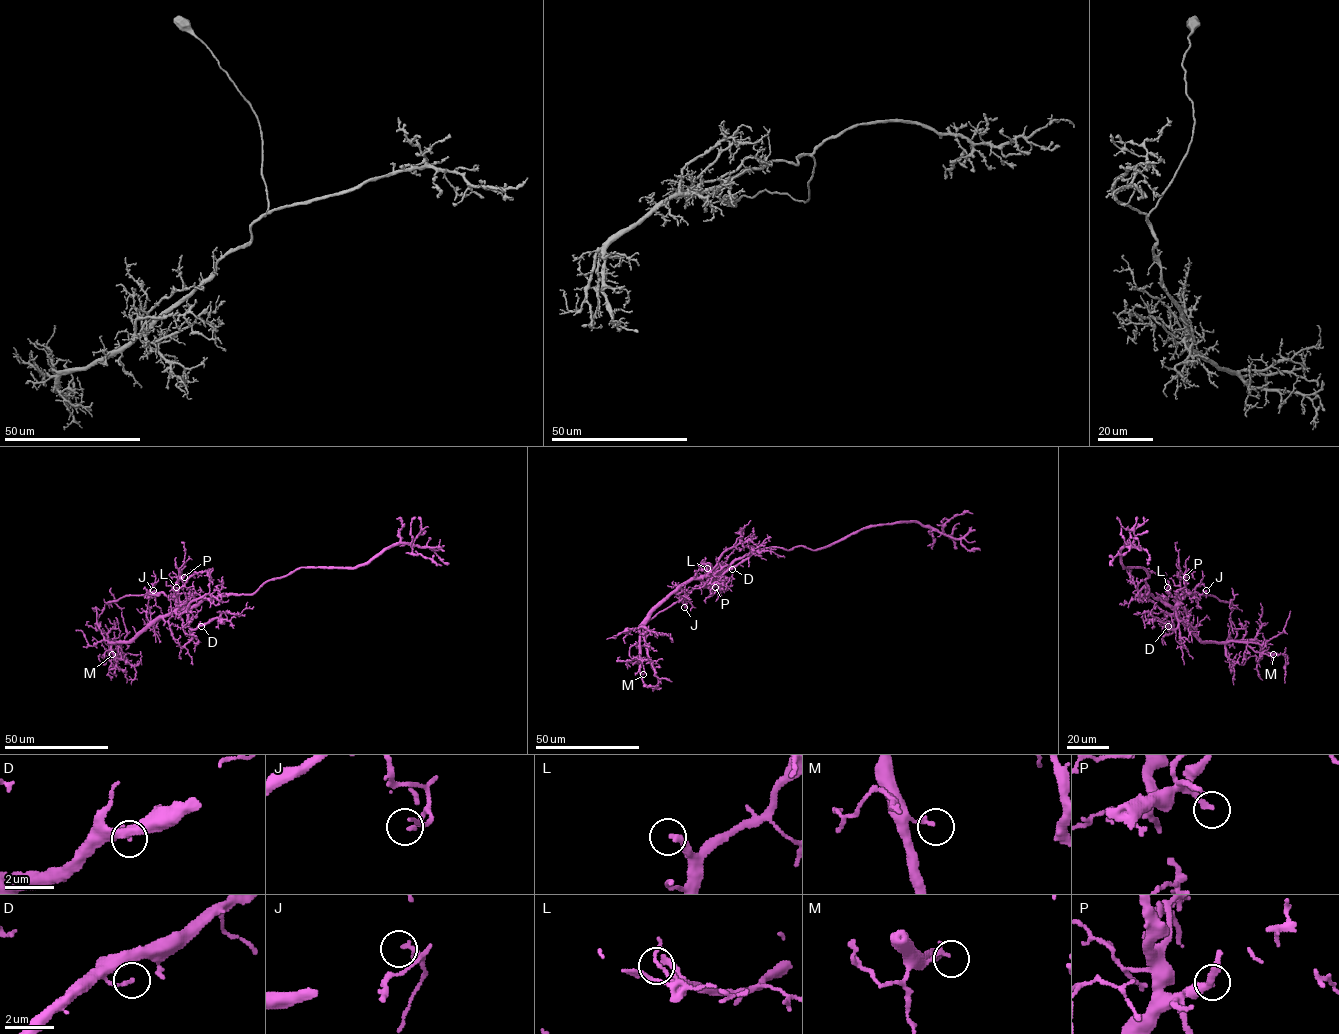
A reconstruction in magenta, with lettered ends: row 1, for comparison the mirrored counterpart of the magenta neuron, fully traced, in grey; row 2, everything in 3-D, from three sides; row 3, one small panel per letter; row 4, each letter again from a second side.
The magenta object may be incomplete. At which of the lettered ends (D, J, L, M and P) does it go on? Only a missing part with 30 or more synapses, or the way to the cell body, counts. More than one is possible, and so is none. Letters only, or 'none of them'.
L, P

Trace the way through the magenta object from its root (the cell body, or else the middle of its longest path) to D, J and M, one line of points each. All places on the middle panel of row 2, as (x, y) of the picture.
D: (762, 549), (737, 558), (719, 579), (732, 569)
J: (762, 549), (737, 558), (711, 580), (696, 585), (680, 599), (686, 605), (684, 607)
M: (762, 549), (737, 558), (720, 574), (690, 579), (652, 612), (640, 629), (639, 671), (643, 674)

